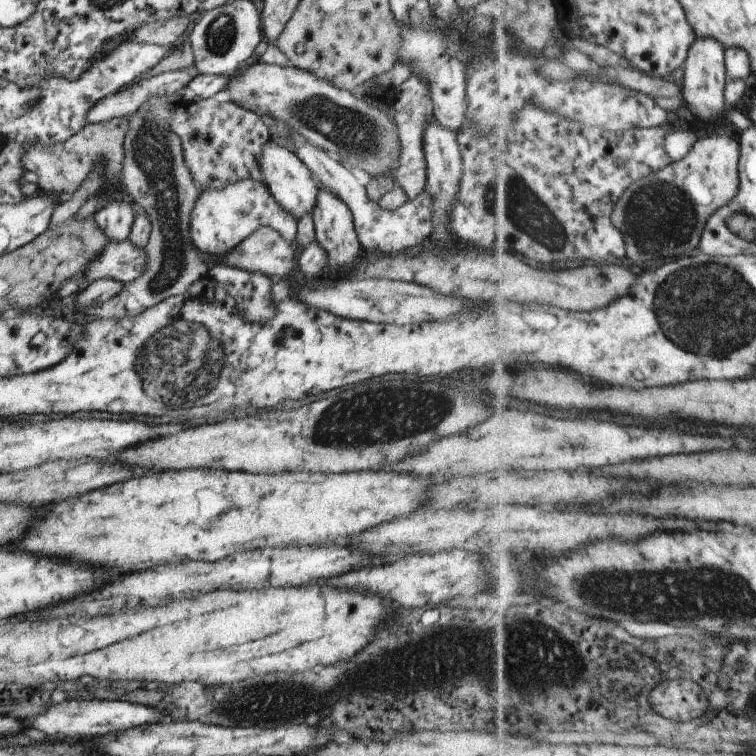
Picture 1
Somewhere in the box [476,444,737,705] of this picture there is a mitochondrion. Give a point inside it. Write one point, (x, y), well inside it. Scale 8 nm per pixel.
(541, 644)

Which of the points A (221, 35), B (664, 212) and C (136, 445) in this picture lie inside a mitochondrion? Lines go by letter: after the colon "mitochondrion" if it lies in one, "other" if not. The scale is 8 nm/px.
A: mitochondrion
B: mitochondrion
C: other

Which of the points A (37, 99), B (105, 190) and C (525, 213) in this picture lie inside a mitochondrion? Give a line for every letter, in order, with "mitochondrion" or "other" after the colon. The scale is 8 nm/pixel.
A: mitochondrion
B: other
C: mitochondrion

